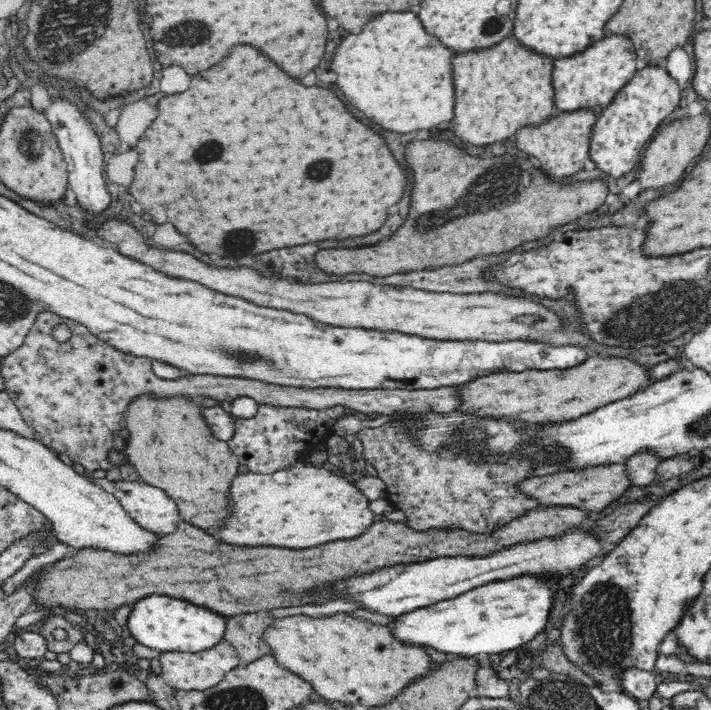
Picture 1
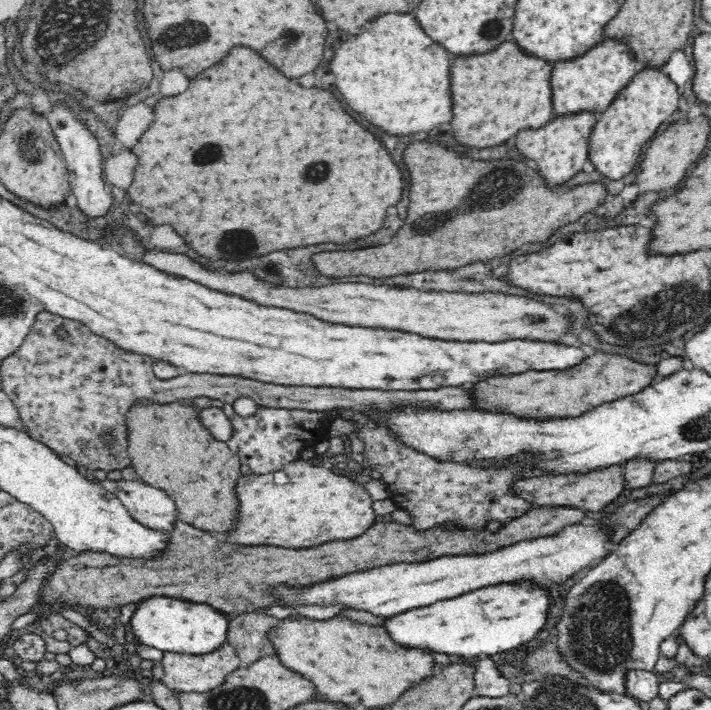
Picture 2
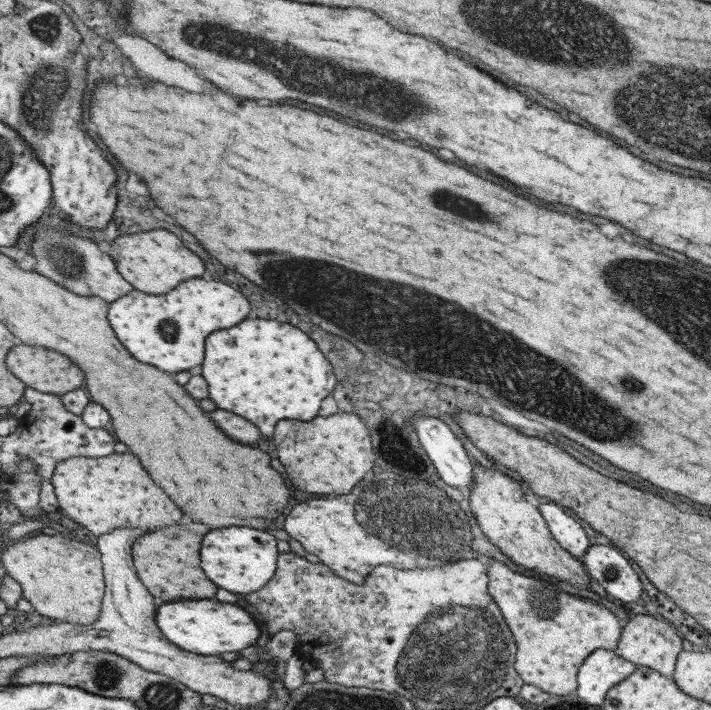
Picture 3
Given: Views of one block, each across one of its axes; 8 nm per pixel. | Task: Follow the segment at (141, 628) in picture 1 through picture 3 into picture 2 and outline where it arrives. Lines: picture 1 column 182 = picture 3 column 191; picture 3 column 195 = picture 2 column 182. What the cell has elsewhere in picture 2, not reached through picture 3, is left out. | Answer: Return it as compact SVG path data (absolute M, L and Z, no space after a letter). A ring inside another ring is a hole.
M162 595L150 596L138 602L138 608L130 620L130 628L136 634L139 644L154 646L166 652L184 652L188 654L204 654L216 650L226 641L228 618L210 606L198 606L186 600L172 600Z

